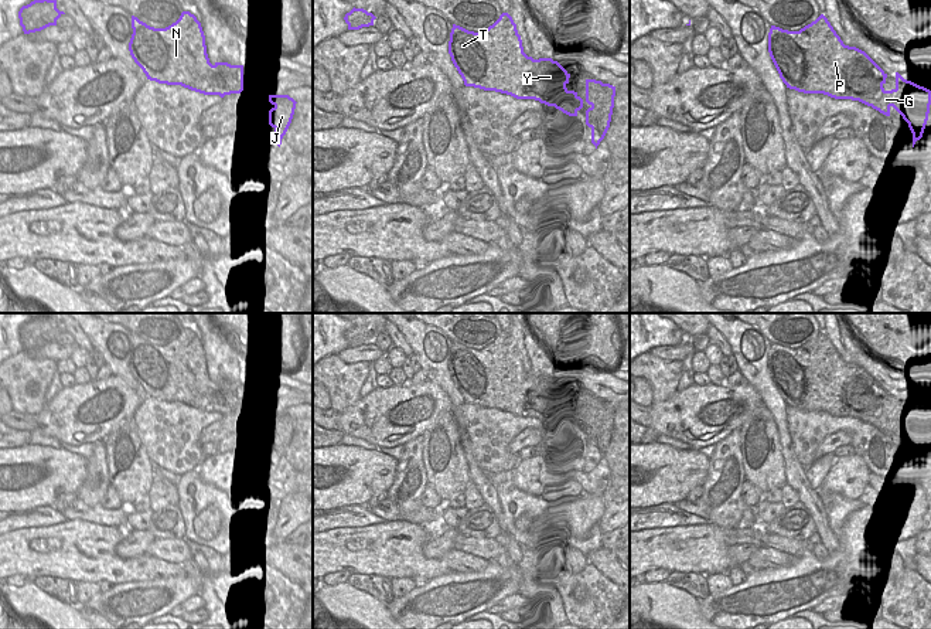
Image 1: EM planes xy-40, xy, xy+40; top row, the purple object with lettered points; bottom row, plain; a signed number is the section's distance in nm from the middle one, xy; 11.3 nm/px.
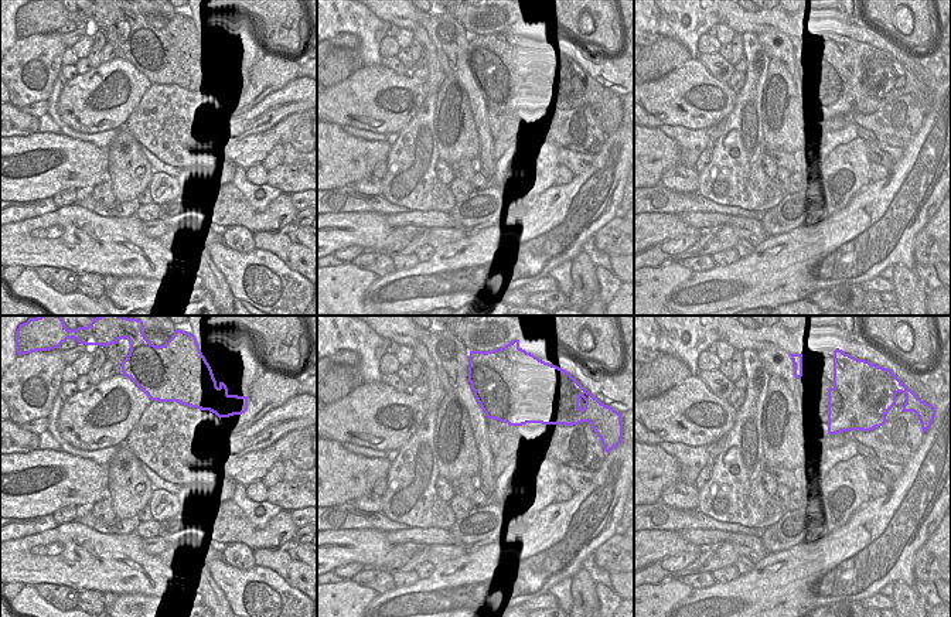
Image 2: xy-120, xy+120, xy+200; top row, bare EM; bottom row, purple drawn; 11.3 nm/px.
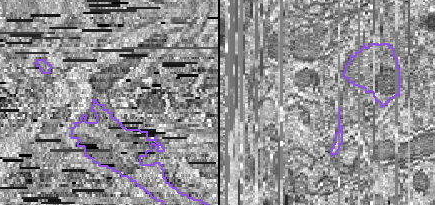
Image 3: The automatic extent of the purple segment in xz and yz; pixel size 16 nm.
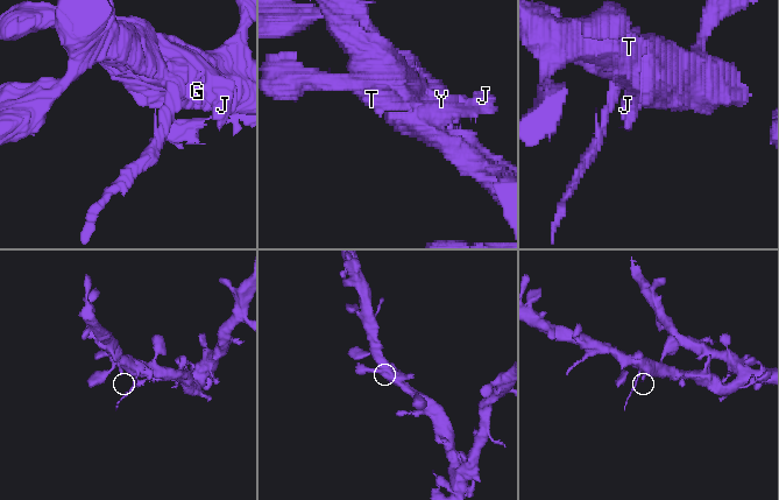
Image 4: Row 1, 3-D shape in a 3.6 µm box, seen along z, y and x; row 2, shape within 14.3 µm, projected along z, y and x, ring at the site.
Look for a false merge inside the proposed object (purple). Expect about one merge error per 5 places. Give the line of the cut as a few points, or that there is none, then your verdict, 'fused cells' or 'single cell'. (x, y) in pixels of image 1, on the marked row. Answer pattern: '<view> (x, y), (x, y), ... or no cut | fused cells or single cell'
no cut | single cell

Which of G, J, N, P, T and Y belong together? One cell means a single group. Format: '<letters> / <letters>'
G J N P T Y

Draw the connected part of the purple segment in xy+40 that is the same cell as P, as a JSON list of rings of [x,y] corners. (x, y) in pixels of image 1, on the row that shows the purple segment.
[[[821,14],[799,31],[771,26],[768,52],[790,89],[859,101],[890,116],[893,106],[908,123],[913,147],[923,137],[931,91],[896,72],[896,88],[886,91],[887,74],[862,50],[845,45]]]

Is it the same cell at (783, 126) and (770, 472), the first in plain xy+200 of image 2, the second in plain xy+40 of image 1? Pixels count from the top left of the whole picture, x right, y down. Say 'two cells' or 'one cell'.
one cell

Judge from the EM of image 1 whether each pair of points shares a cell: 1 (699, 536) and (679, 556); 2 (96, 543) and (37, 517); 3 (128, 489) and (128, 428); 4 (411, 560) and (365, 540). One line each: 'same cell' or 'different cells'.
1: same cell
2: different cells
3: same cell
4: same cell

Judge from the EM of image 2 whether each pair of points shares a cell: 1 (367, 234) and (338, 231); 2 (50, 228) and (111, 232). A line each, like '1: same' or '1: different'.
1: same
2: same

